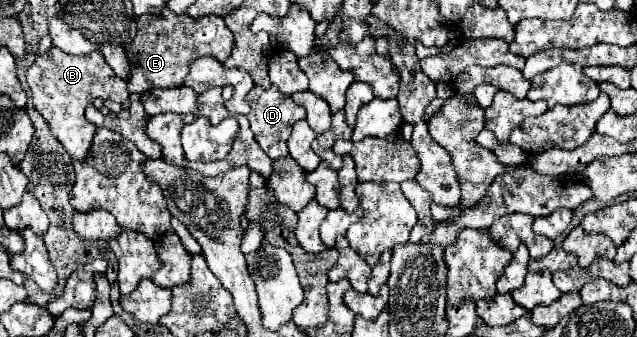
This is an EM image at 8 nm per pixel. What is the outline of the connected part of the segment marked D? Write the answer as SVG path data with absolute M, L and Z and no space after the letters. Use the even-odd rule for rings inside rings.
M253 87L247 95L249 101L249 123L251 123L251 131L255 135L255 141L259 143L259 147L271 157L271 159L281 159L287 155L287 139L291 135L293 123L297 123L299 119L305 119L305 109L299 107L297 103L293 103L293 99L289 95L281 95L281 91L277 91L277 87L271 89L263 89L263 87Z

